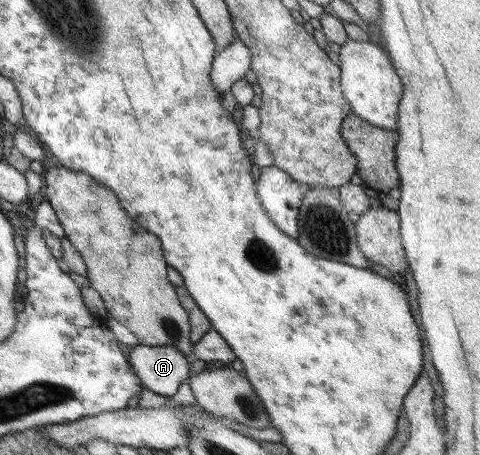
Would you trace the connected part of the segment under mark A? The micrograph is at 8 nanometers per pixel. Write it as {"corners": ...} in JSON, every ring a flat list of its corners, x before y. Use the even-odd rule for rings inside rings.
{"corners":[[136,344,128,353,131,370,140,385,152,393,170,397,189,377,190,357,172,346]]}

